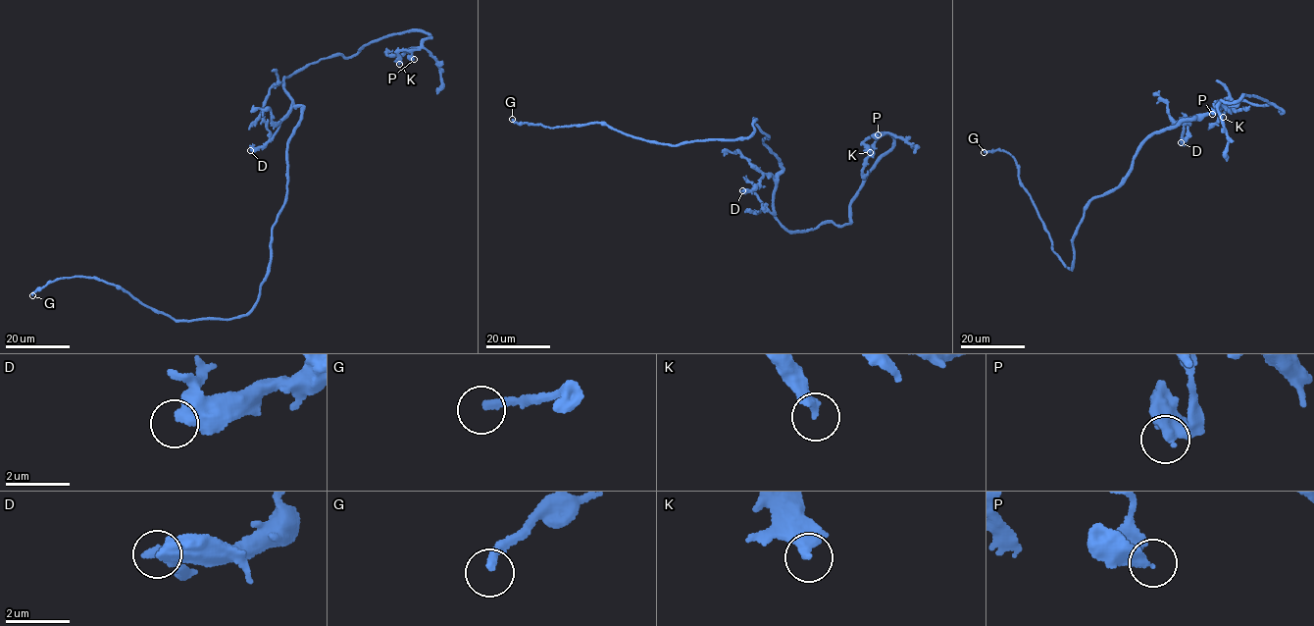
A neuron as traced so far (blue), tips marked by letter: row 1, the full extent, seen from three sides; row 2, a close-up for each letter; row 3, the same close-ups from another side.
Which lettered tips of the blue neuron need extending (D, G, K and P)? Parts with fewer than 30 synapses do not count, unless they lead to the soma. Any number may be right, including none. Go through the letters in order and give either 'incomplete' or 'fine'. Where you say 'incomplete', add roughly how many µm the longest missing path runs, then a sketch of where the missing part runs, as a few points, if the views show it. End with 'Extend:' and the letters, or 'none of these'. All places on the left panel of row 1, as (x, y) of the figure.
D: fine
G: fine
K: fine
P: fine
Extend: none of these

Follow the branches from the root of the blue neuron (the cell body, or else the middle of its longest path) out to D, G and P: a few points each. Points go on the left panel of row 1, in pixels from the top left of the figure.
D: (288, 171), (286, 145), (300, 117), (302, 106), (292, 104), (273, 137), (250, 150)
G: (288, 171), (267, 277), (246, 314), (177, 322), (116, 286), (80, 276), (48, 282), (32, 295)
P: (288, 171), (302, 107), (283, 78), (391, 34), (426, 32), (414, 59)

